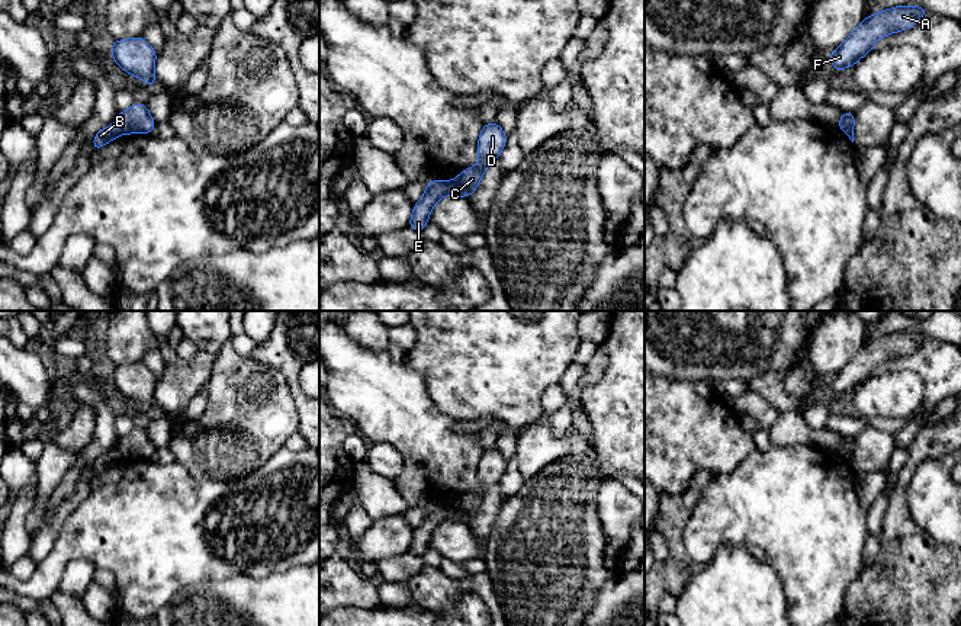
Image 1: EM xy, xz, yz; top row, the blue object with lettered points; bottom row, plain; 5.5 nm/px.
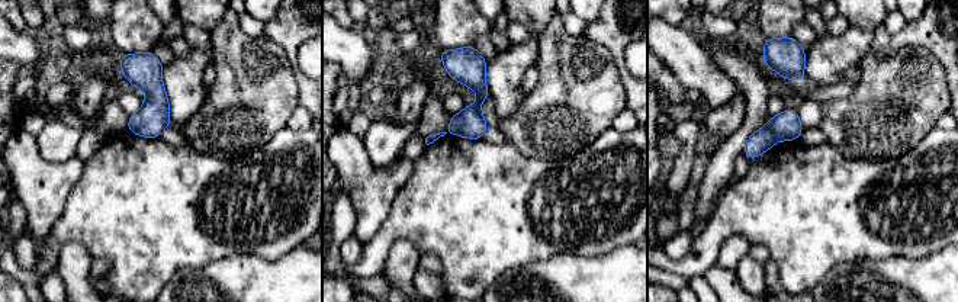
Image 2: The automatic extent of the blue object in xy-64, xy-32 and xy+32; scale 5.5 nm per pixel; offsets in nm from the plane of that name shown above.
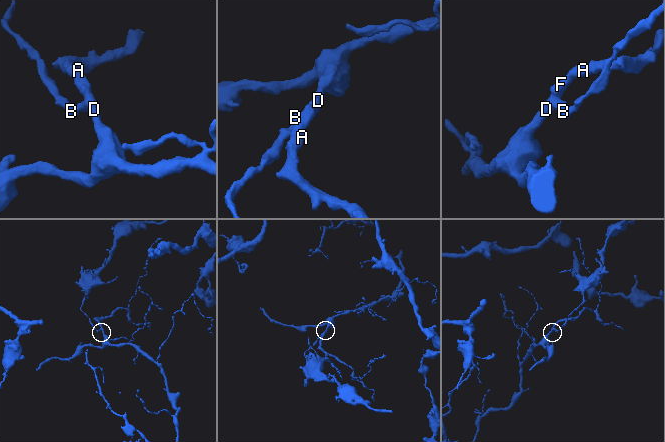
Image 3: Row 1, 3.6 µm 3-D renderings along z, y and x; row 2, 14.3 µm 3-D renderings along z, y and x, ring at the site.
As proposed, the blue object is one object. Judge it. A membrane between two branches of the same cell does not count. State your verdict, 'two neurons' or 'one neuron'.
two neurons

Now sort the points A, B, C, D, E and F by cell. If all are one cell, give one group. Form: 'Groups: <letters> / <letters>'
Groups: A C D F / B E

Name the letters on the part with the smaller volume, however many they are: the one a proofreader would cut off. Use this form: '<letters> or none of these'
A, C, D, F

